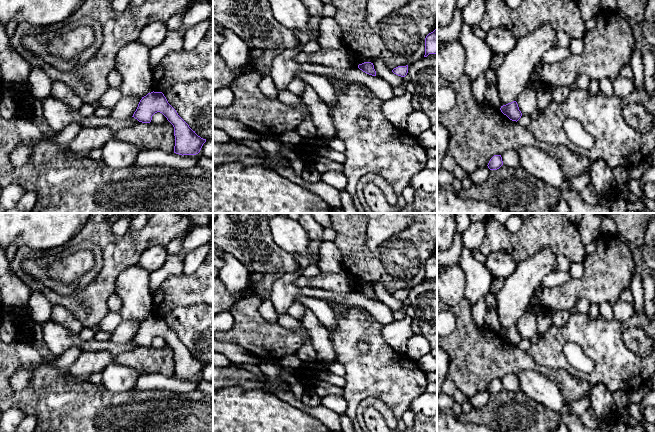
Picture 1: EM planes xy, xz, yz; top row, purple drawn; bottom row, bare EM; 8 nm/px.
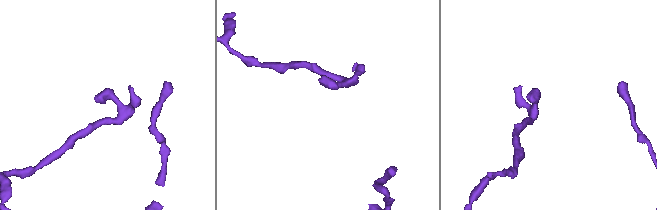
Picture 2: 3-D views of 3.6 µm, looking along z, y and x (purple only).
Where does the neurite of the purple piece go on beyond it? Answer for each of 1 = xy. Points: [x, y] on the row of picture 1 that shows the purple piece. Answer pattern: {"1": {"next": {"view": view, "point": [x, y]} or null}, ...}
{"1": {"next": null}}

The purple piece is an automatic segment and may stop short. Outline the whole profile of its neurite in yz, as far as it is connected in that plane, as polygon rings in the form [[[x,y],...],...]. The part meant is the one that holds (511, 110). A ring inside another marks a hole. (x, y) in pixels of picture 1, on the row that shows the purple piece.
[[[513,101],[511,103],[501,106],[500,110],[504,115],[506,115],[512,121],[517,122],[522,116],[522,113],[519,110],[519,107],[516,101]]]

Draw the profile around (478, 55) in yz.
[[[463,23],[458,41],[466,52],[465,75],[473,81],[490,68],[493,53],[485,41],[477,37],[466,23]]]

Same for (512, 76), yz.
[[[545,23],[525,37],[505,54],[502,65],[496,70],[495,87],[501,106],[516,101],[527,88],[530,74],[542,55],[555,48],[557,30]]]

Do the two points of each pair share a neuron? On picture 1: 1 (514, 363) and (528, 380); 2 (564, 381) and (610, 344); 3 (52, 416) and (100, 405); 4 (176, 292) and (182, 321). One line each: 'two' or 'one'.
1: two
2: two
3: one
4: two

